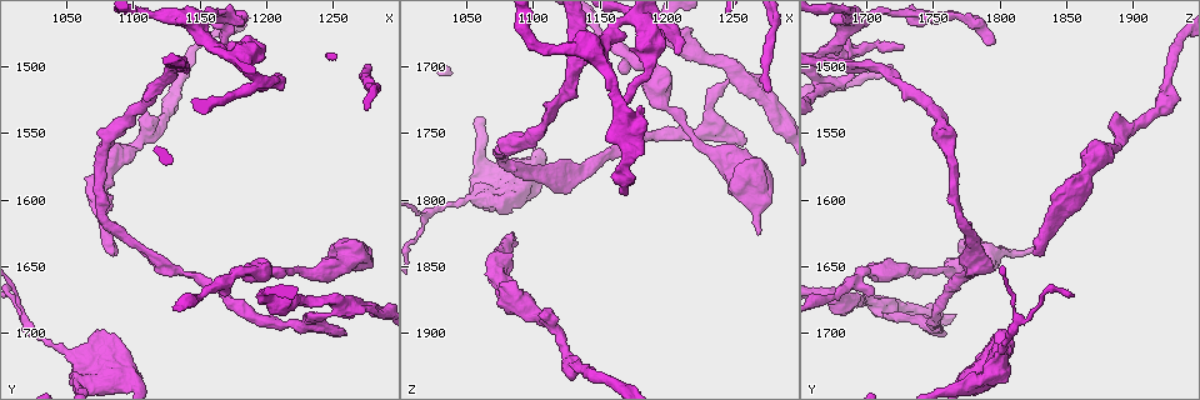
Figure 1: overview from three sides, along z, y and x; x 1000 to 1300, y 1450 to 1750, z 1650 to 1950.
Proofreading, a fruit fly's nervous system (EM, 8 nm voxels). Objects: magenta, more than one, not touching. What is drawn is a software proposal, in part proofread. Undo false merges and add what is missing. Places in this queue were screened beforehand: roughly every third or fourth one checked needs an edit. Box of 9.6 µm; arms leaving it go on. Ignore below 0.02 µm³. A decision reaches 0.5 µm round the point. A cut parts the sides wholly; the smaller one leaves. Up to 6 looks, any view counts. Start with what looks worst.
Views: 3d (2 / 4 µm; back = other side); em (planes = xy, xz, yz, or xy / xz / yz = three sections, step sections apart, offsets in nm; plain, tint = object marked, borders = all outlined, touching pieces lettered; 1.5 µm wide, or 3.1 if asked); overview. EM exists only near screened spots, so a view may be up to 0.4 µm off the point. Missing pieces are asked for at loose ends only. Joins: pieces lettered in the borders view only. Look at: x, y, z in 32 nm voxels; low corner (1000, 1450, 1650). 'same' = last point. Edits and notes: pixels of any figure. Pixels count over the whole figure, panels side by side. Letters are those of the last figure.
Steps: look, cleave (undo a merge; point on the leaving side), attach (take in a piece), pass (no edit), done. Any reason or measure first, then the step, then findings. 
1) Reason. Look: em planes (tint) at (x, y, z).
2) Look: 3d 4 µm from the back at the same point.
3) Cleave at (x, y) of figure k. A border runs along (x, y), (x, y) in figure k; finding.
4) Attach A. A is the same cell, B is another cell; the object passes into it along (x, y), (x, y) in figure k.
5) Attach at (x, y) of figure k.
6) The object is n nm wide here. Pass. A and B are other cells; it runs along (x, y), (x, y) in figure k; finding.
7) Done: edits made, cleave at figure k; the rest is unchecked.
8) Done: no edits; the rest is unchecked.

Look: 3d 2 µm at (1278, 1500, 1716).

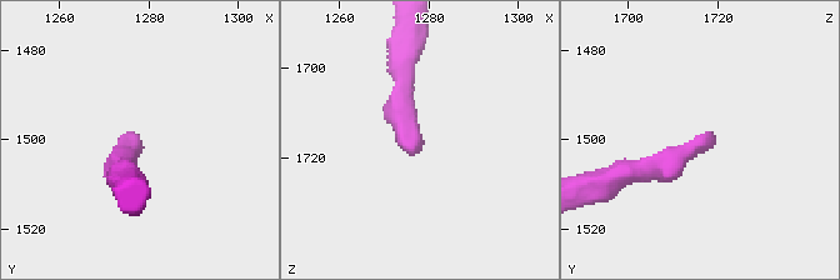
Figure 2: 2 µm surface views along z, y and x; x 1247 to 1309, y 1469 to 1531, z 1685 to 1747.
Now the EM. Look: em planes (borders) at (1277, 1499, 1719).

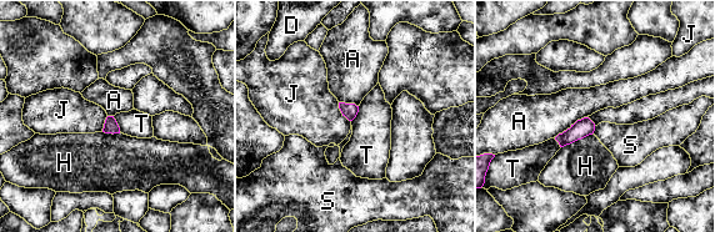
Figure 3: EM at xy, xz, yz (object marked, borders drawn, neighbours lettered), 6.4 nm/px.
Pass. A, D, H, J, S and T are other cells; a border runs along (113, 116), (120, 131) in figure 3; none of them fits.

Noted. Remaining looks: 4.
An open end. Look: em planes (borders) at (1270, 1636, 1828).

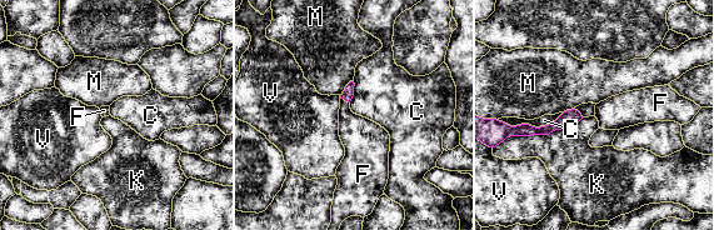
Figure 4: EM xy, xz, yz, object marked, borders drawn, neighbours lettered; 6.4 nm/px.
Attach F. F is the same cell, C, K, M and V are other cells; the object passes into it along (348, 94), (345, 100), (359, 135) in figure 4; the neuron continues.

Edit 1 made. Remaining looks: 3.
Done: edits made, attach at figure 4; the rest is unchecked.

